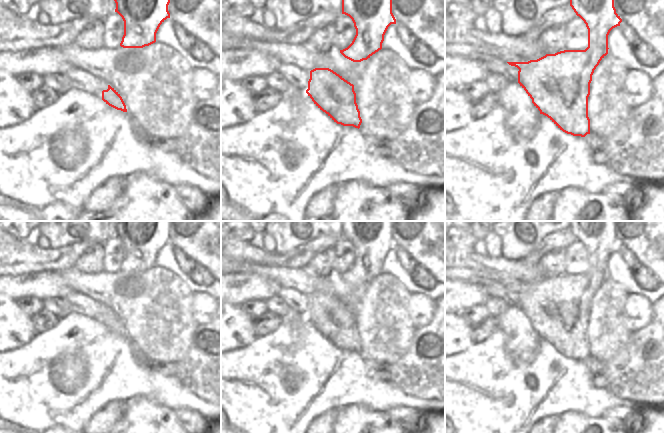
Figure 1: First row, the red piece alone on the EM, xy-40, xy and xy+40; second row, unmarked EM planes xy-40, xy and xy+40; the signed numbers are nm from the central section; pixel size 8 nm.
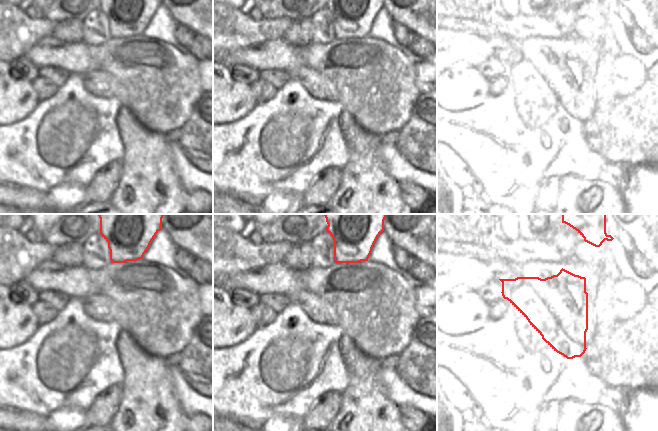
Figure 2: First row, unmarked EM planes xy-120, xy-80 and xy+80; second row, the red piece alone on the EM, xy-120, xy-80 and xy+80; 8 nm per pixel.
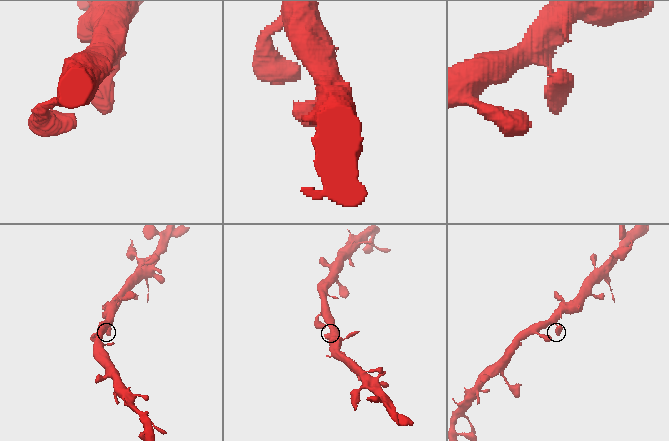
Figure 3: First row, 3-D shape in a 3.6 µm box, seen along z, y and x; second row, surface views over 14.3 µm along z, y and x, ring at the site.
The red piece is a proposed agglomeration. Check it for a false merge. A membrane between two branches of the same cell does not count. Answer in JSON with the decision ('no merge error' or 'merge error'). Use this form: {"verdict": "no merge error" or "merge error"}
{"verdict": "no merge error"}

